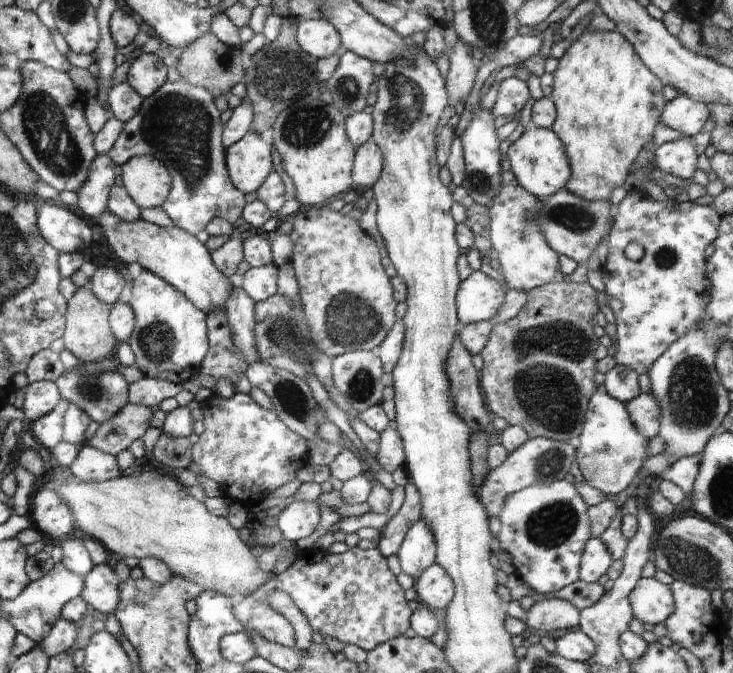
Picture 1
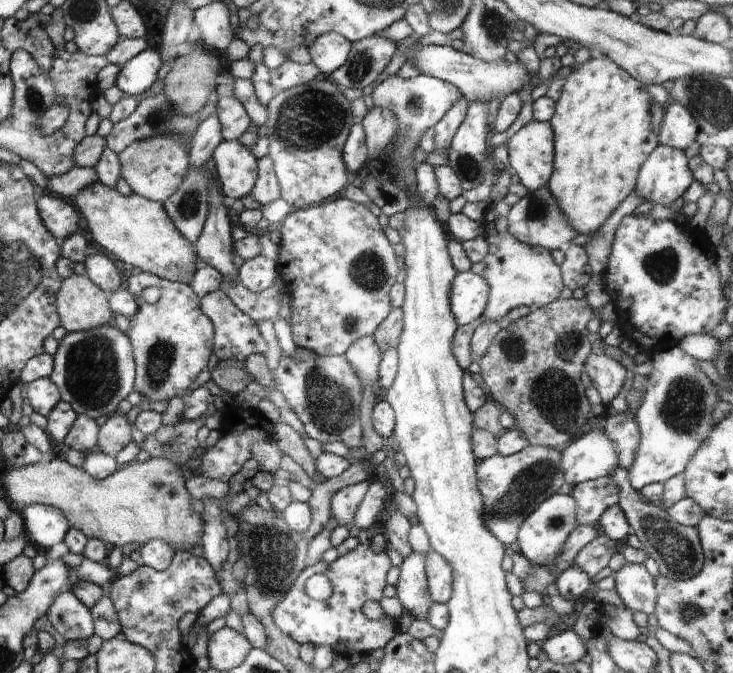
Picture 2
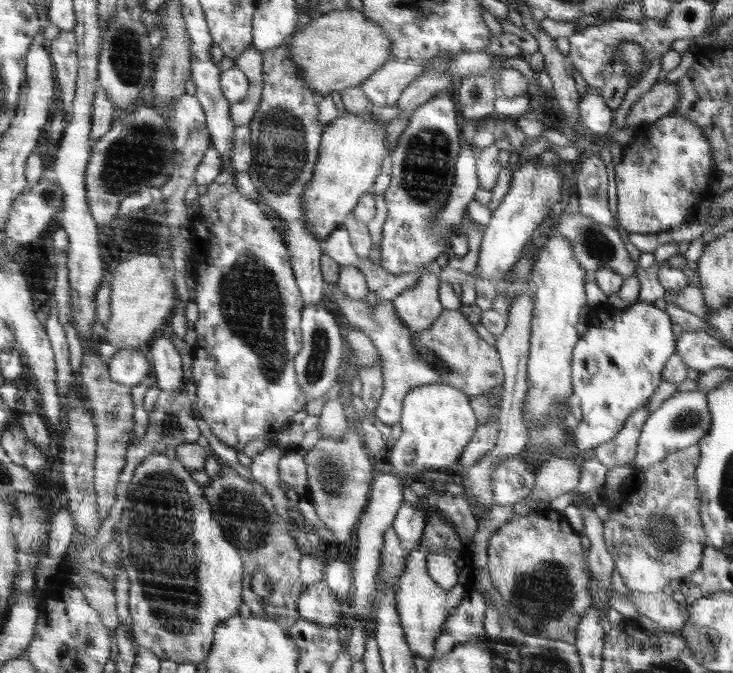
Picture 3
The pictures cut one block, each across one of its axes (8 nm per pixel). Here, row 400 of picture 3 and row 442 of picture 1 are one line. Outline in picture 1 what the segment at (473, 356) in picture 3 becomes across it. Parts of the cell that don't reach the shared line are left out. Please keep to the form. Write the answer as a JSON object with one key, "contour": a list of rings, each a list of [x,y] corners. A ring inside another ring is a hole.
{"contour":[[[394,426],[386,428],[379,433],[379,450],[375,454],[383,469],[394,472],[398,467],[406,465],[406,452],[403,444],[403,437]]]}

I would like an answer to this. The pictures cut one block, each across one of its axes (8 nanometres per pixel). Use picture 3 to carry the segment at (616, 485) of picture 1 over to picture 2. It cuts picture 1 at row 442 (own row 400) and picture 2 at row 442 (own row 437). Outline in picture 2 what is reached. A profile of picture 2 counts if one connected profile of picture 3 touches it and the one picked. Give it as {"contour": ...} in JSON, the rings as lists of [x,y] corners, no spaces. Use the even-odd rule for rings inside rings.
{"contour":[[[598,428],[580,436],[563,454],[564,476],[572,485],[610,476],[618,464],[616,445]]]}

